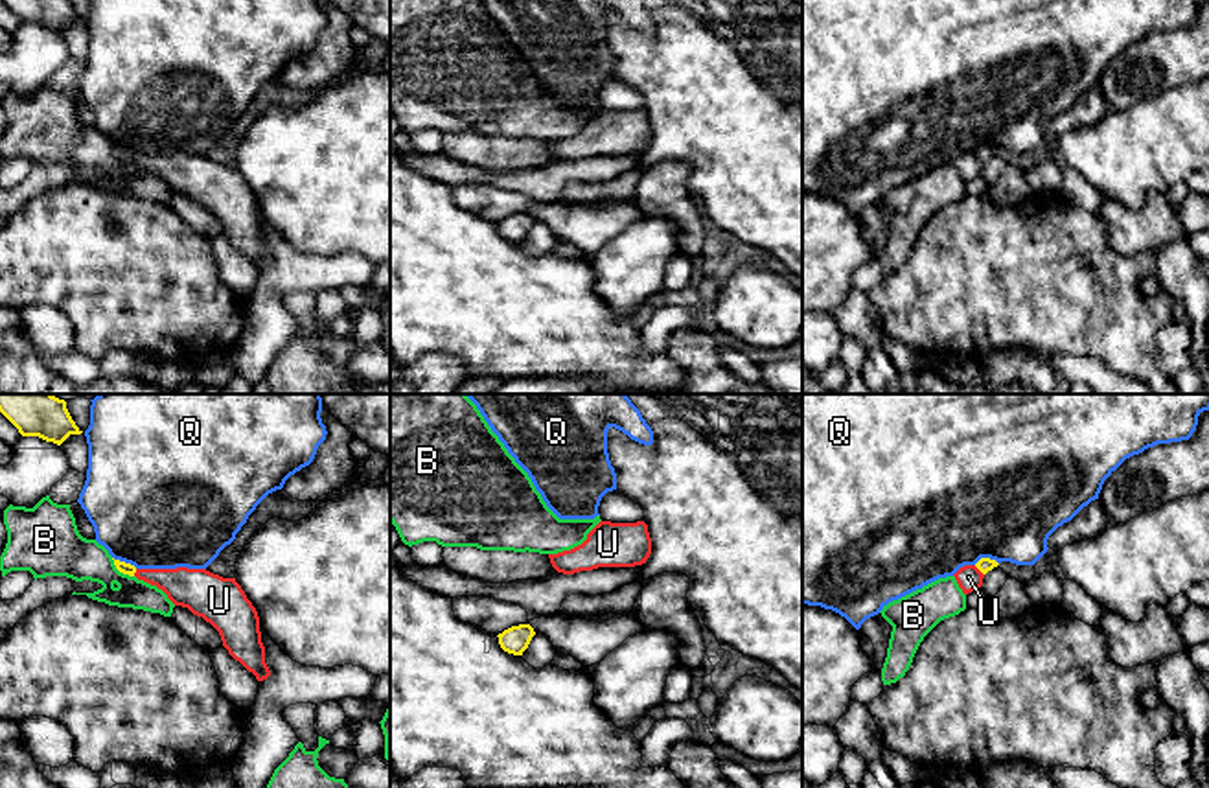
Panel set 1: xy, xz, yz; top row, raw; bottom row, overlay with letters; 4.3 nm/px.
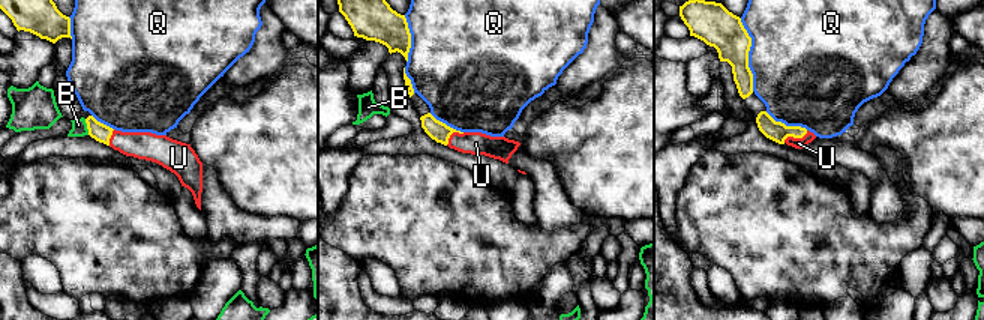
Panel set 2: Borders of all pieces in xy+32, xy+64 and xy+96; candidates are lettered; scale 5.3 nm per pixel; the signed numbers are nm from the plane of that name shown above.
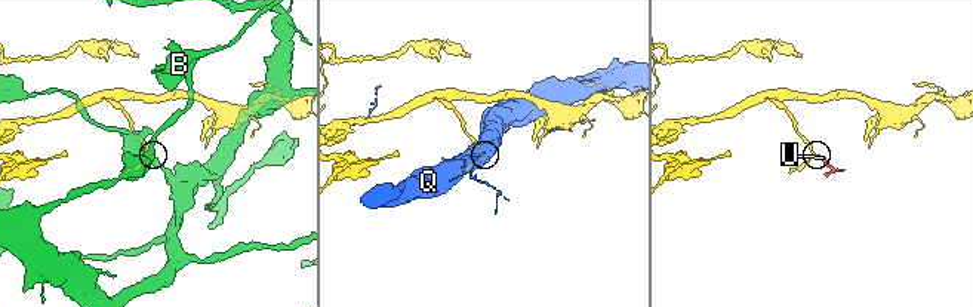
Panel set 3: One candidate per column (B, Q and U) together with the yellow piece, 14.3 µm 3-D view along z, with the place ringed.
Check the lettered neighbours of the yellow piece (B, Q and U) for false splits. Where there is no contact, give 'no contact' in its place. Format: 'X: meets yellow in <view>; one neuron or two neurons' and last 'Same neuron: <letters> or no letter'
B: meets yellow in xy; two neurons
Q: meets yellow in xy; two neurons
U: meets yellow in yz; one neuron
Same neuron: U

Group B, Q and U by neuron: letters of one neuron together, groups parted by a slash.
B / Q / U

